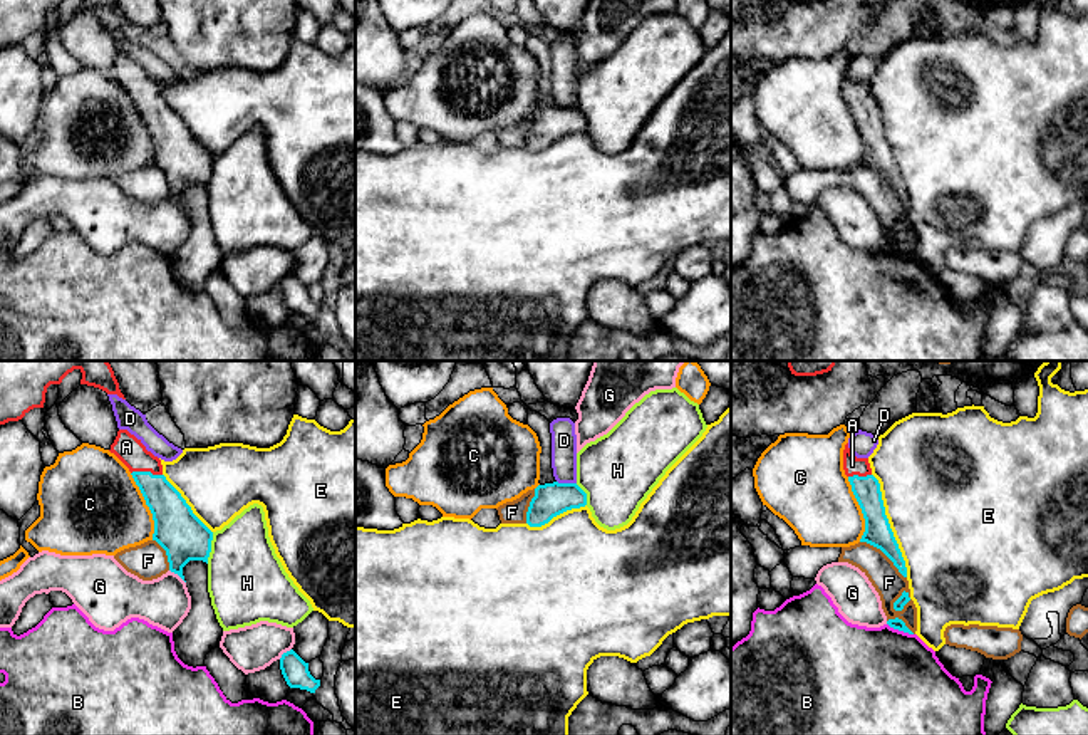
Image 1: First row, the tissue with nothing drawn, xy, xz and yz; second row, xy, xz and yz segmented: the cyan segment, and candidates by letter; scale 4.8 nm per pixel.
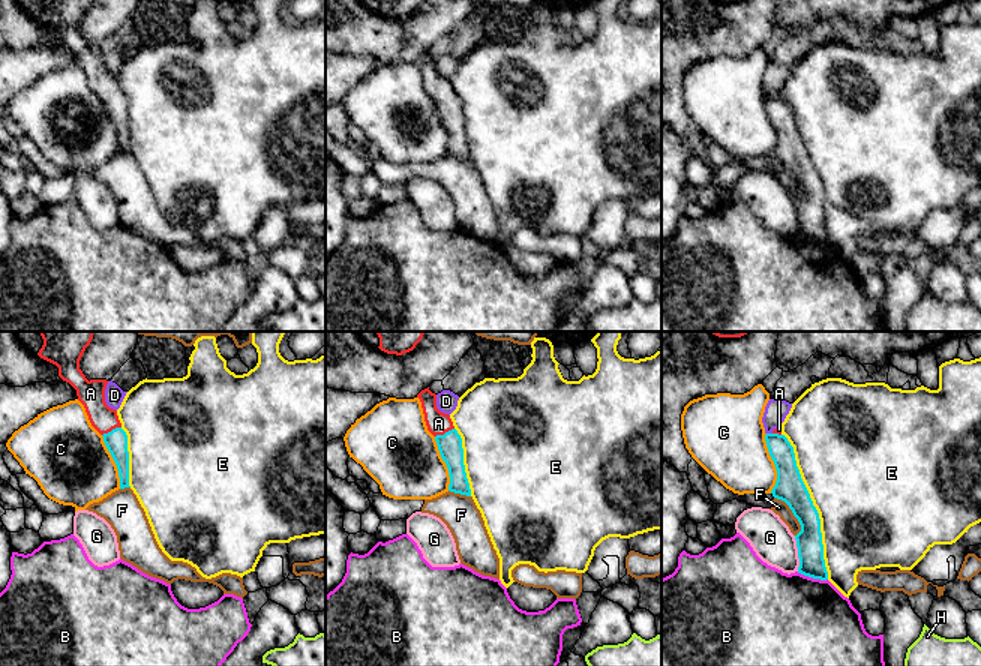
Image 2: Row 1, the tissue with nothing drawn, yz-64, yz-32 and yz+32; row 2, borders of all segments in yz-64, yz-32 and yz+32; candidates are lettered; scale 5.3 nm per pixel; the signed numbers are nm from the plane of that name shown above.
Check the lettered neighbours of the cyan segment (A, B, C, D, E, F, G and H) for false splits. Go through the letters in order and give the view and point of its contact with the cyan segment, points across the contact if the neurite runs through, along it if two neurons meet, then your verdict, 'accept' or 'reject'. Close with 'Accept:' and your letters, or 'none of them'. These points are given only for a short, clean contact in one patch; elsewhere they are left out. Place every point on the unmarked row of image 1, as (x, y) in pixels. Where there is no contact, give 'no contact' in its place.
A: xy (146, 96) | across xy (171, 138), (146, 96), (126, 71) | accept
B: yz (901, 254) | reject
C: xy (148, 130) | along xy (129, 98), (151, 138), (153, 163) | reject
D: xz (567, 108) | along xz (557, 104), (575, 108) | reject
E: yz (889, 150) | reject
F: yz (884, 177) | reject
G: xy (178, 198) | reject
H: xy (210, 172) | reject
Accept: A

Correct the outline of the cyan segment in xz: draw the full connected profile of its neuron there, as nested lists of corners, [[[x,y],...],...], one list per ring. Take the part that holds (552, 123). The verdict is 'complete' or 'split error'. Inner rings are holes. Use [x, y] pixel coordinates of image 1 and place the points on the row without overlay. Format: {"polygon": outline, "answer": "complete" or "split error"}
{"polygon": [[[545,107],[535,112],[526,136],[530,151],[541,151],[553,141],[587,129],[587,117],[577,107]]], "answer": "complete"}

